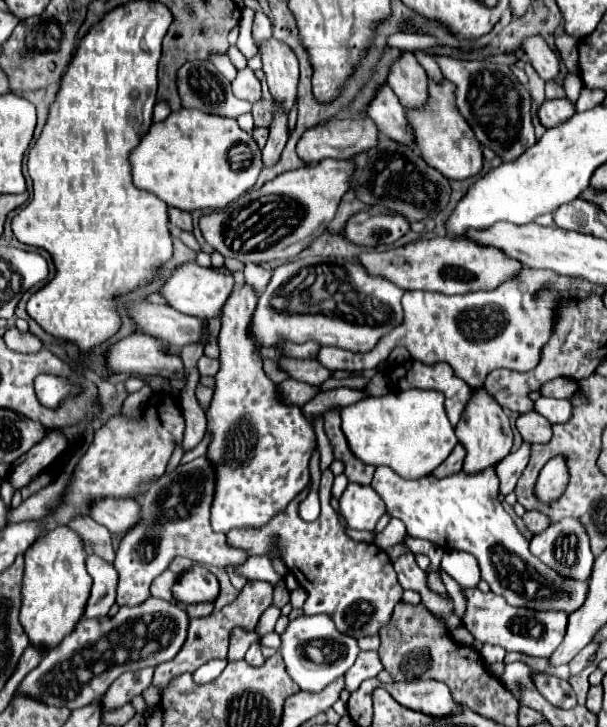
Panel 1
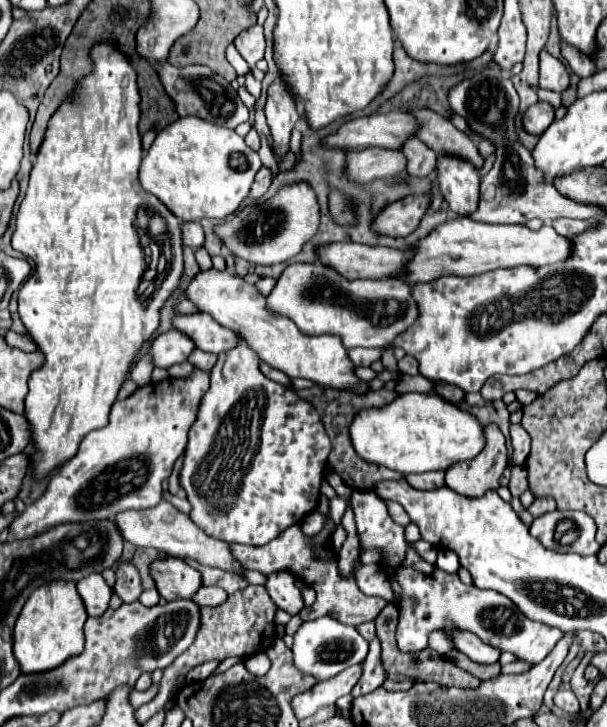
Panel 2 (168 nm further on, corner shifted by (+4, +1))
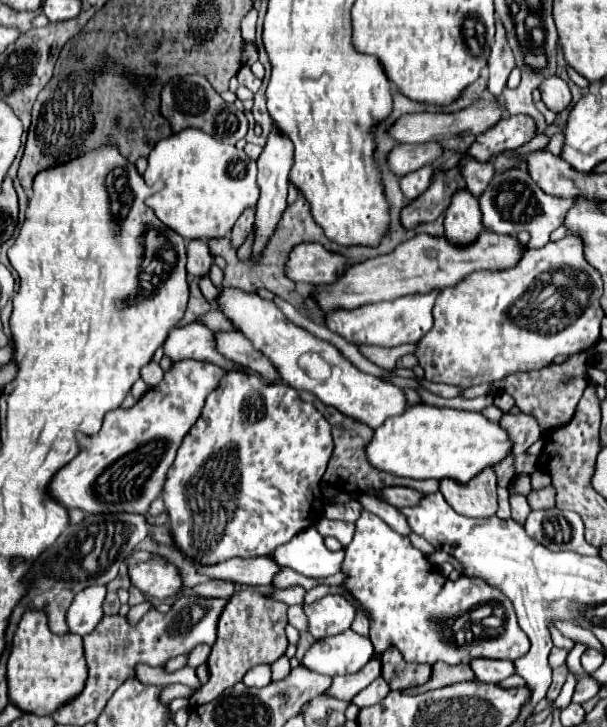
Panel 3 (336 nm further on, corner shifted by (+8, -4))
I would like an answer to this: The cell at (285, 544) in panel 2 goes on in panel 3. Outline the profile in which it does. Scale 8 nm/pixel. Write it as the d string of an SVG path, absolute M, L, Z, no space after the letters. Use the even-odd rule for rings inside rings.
M326 595L320 601L303 606L308 617L308 631L320 639L334 633L344 633L350 629L356 609L342 595Z

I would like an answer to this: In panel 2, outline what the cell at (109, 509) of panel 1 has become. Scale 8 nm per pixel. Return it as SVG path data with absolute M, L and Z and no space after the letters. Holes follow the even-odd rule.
M162 500L158 506L154 508L146 508L146 510L126 510L122 514L114 516L116 526L120 528L124 540L132 542L134 546L152 546L158 548L160 552L166 552L168 556L176 556L176 558L192 558L204 566L212 566L212 568L220 568L224 572L232 572L232 574L244 574L244 566L238 564L238 560L232 556L230 546L222 540L210 538L208 534L204 534L192 520L190 516L182 514L178 508L174 508L170 502Z

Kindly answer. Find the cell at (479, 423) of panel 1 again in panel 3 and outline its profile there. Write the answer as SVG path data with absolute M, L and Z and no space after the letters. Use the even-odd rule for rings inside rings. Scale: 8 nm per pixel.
M492 467L482 469L470 483L456 483L454 479L440 479L440 493L448 499L448 505L466 517L490 517L498 509L498 495L496 495L496 473Z

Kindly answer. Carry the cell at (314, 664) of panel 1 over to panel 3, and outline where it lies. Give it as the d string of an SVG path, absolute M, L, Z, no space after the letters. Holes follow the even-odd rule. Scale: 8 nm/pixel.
M346 631L324 639L316 639L306 651L302 665L310 671L336 677L360 671L372 657L372 641L354 631Z

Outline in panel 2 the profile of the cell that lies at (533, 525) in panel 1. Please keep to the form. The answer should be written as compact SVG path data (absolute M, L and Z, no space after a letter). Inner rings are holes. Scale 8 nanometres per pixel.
M538 498L538 500L532 502L532 506L528 508L528 512L530 512L532 516L540 516L540 514L546 514L546 512L550 512L550 510L554 510L554 508L556 508L554 498Z

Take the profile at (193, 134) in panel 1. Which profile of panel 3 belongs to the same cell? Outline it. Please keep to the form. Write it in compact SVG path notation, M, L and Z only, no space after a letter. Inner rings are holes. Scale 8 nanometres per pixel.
M194 127L182 129L180 133L174 133L154 145L148 155L144 181L154 187L146 205L154 209L156 217L166 227L184 239L210 239L230 233L240 213L246 207L256 205L260 195L256 161L234 145L216 141L208 133ZM236 165L238 169L232 171Z

